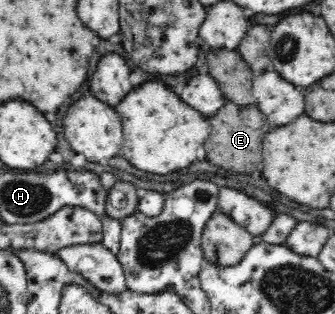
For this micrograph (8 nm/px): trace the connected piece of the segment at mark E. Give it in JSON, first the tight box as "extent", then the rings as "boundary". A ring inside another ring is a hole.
{"extent":[205,100,273,174],"boundary":[[[229,100],[217,110],[210,121],[210,128],[213,130],[211,136],[205,140],[207,160],[211,164],[249,174],[261,166],[261,138],[273,130],[269,120],[261,114],[256,102],[247,106],[237,106]]]}

